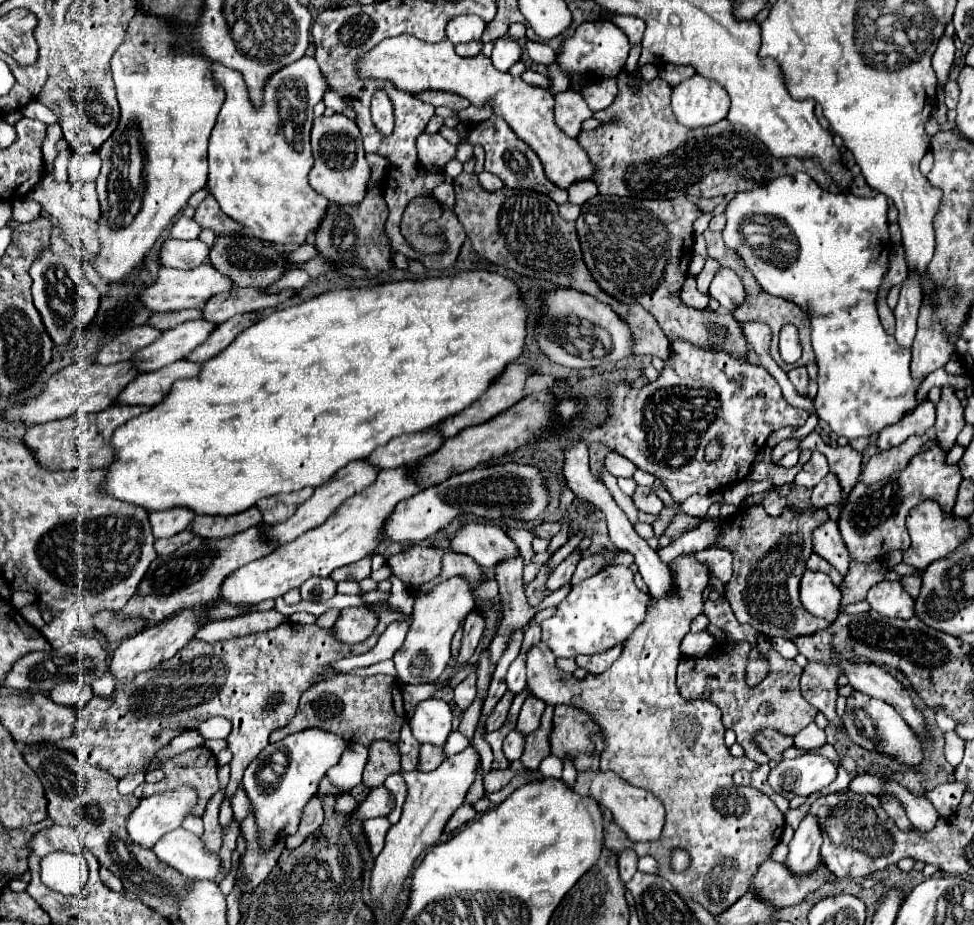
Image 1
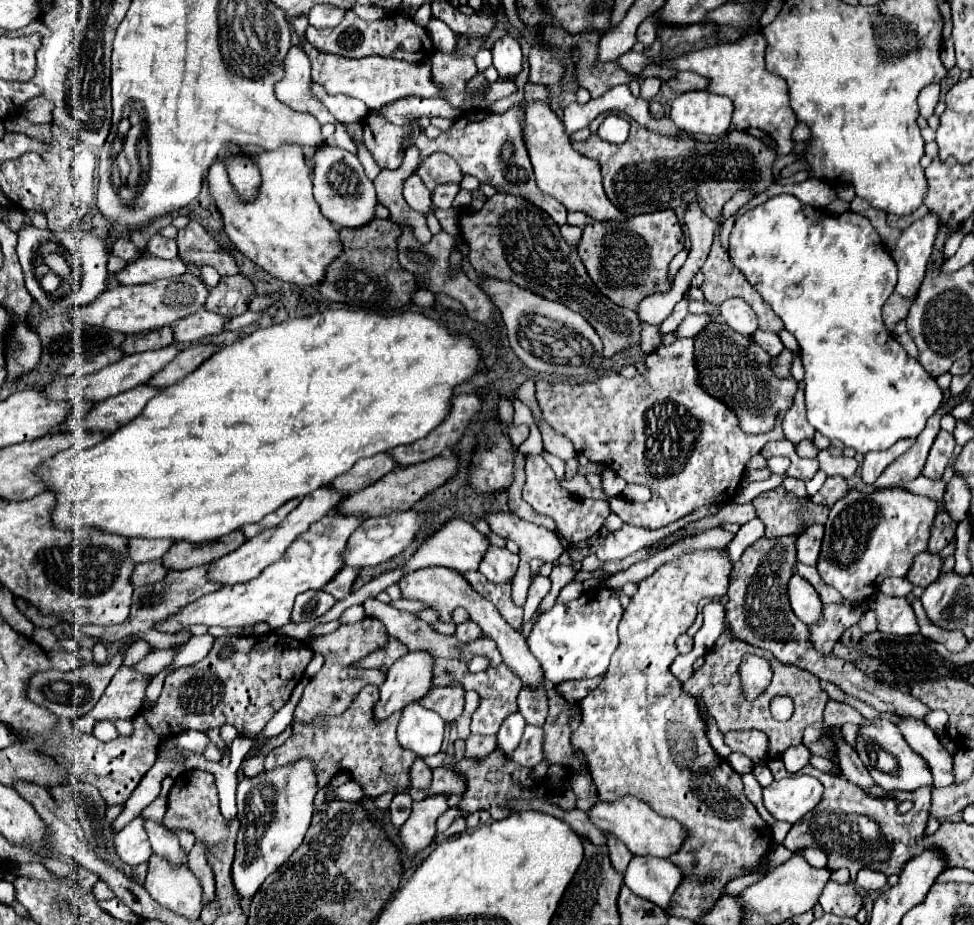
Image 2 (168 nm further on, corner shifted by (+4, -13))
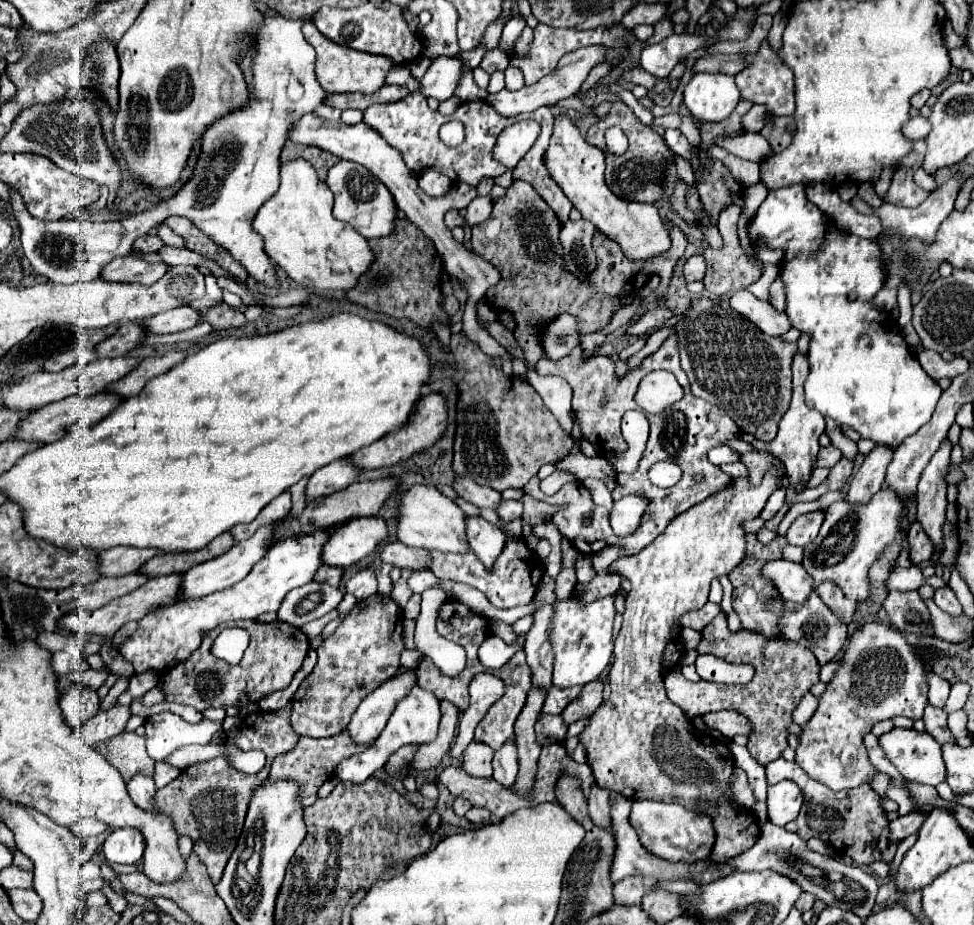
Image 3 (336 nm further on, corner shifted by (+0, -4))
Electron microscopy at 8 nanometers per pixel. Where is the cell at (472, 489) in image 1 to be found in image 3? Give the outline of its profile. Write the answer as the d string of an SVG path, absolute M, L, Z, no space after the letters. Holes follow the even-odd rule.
M379 517L351 519L333 529L321 549L321 559L331 567L349 567L365 559L385 535L385 523Z

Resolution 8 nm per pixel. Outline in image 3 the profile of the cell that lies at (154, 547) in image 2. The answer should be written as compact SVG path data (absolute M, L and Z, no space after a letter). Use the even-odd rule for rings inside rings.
M113 547L99 553L101 577L121 577L137 571L157 551L137 551L137 547Z

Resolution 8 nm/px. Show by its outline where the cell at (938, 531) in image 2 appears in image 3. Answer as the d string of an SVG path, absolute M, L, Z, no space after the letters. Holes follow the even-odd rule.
M915 521L907 535L907 551L913 565L919 565L921 561L929 561L933 555L933 545L929 537L921 531L921 525Z

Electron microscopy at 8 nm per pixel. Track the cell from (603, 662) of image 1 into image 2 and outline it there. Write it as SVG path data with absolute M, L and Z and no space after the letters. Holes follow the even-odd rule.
M595 676L595 678L589 678L589 680L567 680L567 682L561 682L557 686L557 690L565 696L565 700L581 702L587 696L587 692L591 692L599 686L601 680L603 680L603 676Z

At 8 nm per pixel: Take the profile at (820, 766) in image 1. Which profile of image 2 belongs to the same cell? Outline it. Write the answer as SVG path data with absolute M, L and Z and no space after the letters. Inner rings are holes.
M787 776L763 788L763 804L777 818L795 824L815 808L823 796L823 784L813 776Z

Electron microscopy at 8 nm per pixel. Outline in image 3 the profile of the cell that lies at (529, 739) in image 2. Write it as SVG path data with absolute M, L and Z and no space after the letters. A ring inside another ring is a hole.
M547 715L547 717L539 717L535 725L535 733L541 745L563 743L567 737L567 725L563 723L561 715Z

